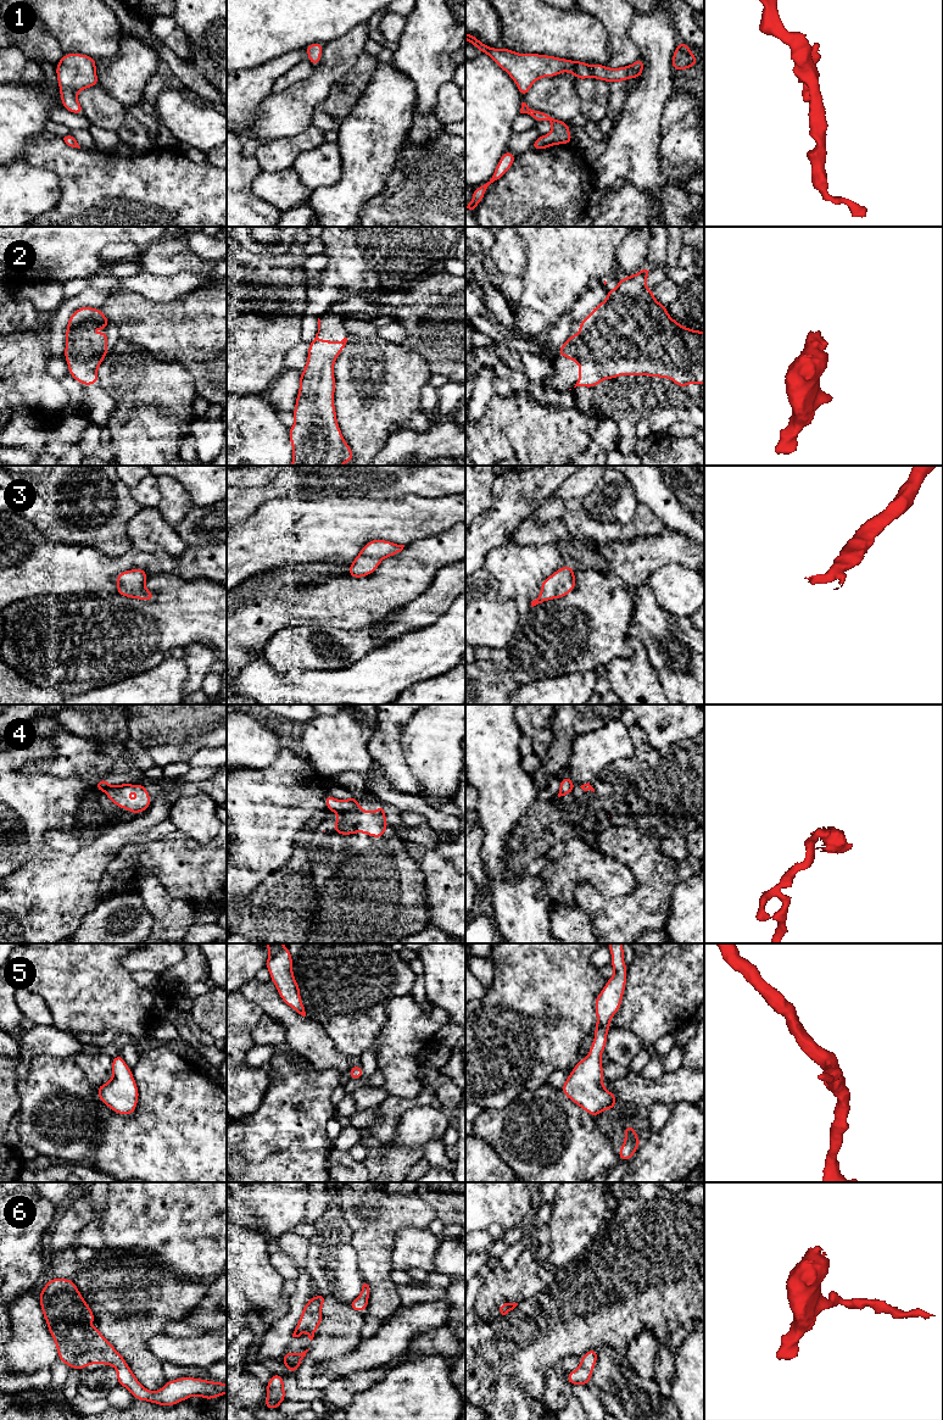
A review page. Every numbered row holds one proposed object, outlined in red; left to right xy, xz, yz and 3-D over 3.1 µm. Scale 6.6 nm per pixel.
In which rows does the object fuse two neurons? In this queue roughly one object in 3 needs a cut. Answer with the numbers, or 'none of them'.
4

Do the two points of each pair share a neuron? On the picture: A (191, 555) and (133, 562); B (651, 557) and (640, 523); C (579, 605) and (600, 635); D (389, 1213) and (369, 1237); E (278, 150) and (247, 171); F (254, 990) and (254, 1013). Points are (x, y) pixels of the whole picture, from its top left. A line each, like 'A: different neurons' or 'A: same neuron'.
A: same neuron
B: different neurons
C: same neuron
D: same neuron
E: different neurons
F: different neurons

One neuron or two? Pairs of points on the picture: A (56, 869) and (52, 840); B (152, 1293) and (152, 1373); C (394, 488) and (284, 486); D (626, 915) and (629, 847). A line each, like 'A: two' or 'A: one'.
A: two
B: one
C: one
D: one

